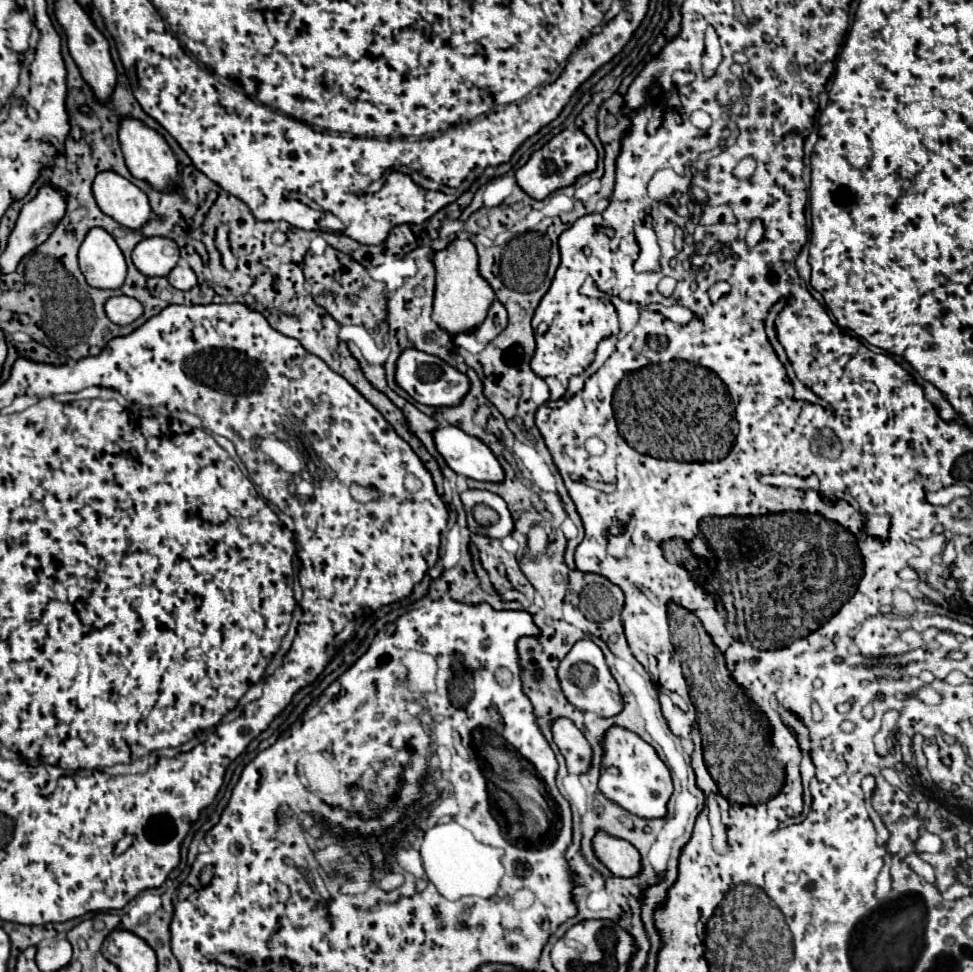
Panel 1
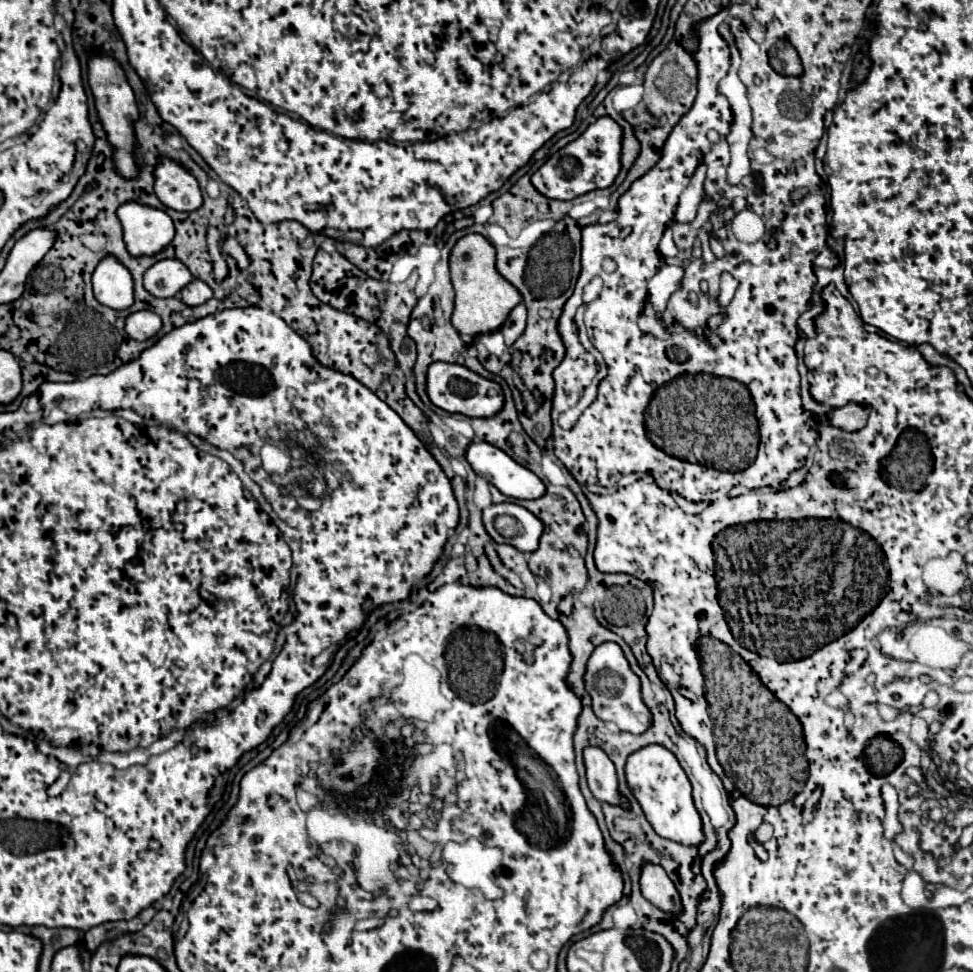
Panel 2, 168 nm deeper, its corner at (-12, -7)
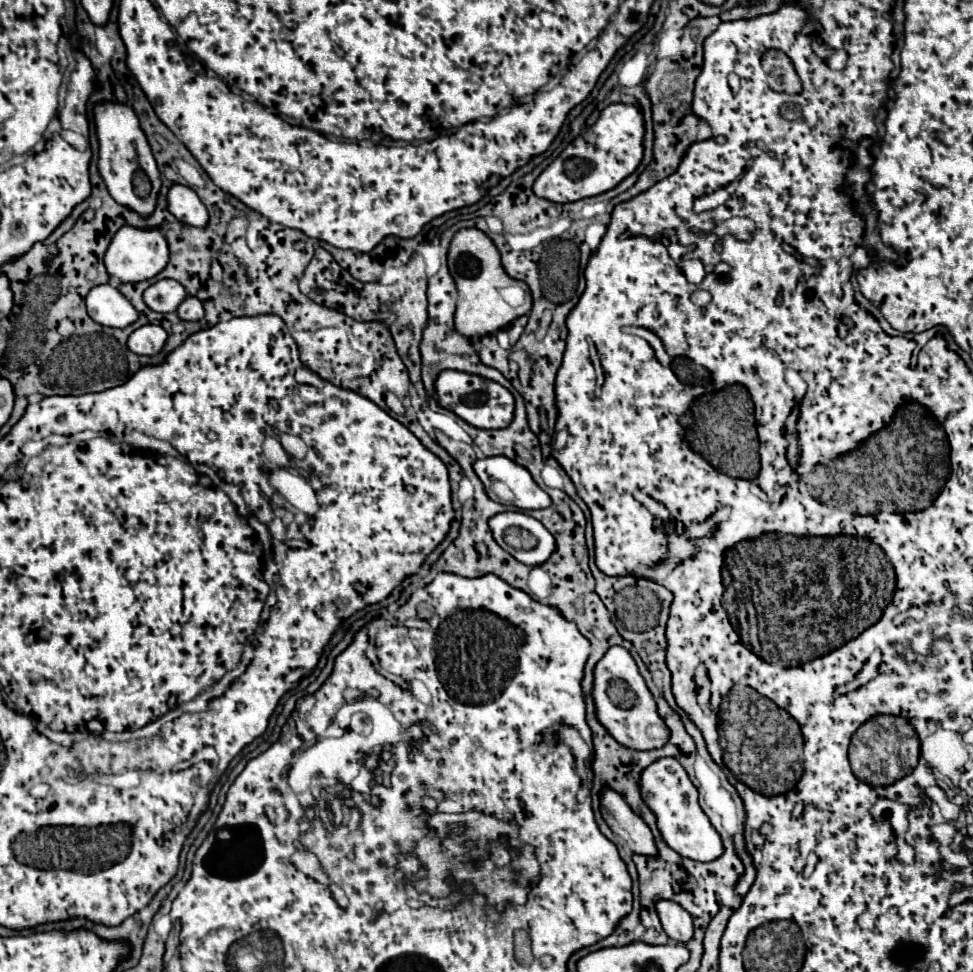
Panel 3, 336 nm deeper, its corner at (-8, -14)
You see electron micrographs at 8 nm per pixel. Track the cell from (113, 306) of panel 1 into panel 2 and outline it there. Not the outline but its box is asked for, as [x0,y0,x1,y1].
[126,311,162,341]

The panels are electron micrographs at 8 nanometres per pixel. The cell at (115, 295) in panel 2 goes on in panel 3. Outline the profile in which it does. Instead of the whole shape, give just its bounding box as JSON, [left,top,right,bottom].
[86,284,138,328]

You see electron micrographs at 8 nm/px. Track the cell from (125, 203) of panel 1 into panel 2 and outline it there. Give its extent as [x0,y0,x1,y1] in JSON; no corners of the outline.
[118,203,174,257]

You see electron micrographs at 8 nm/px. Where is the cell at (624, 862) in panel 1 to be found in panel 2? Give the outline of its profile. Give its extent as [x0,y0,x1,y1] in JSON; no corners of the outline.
[640,865,684,915]

